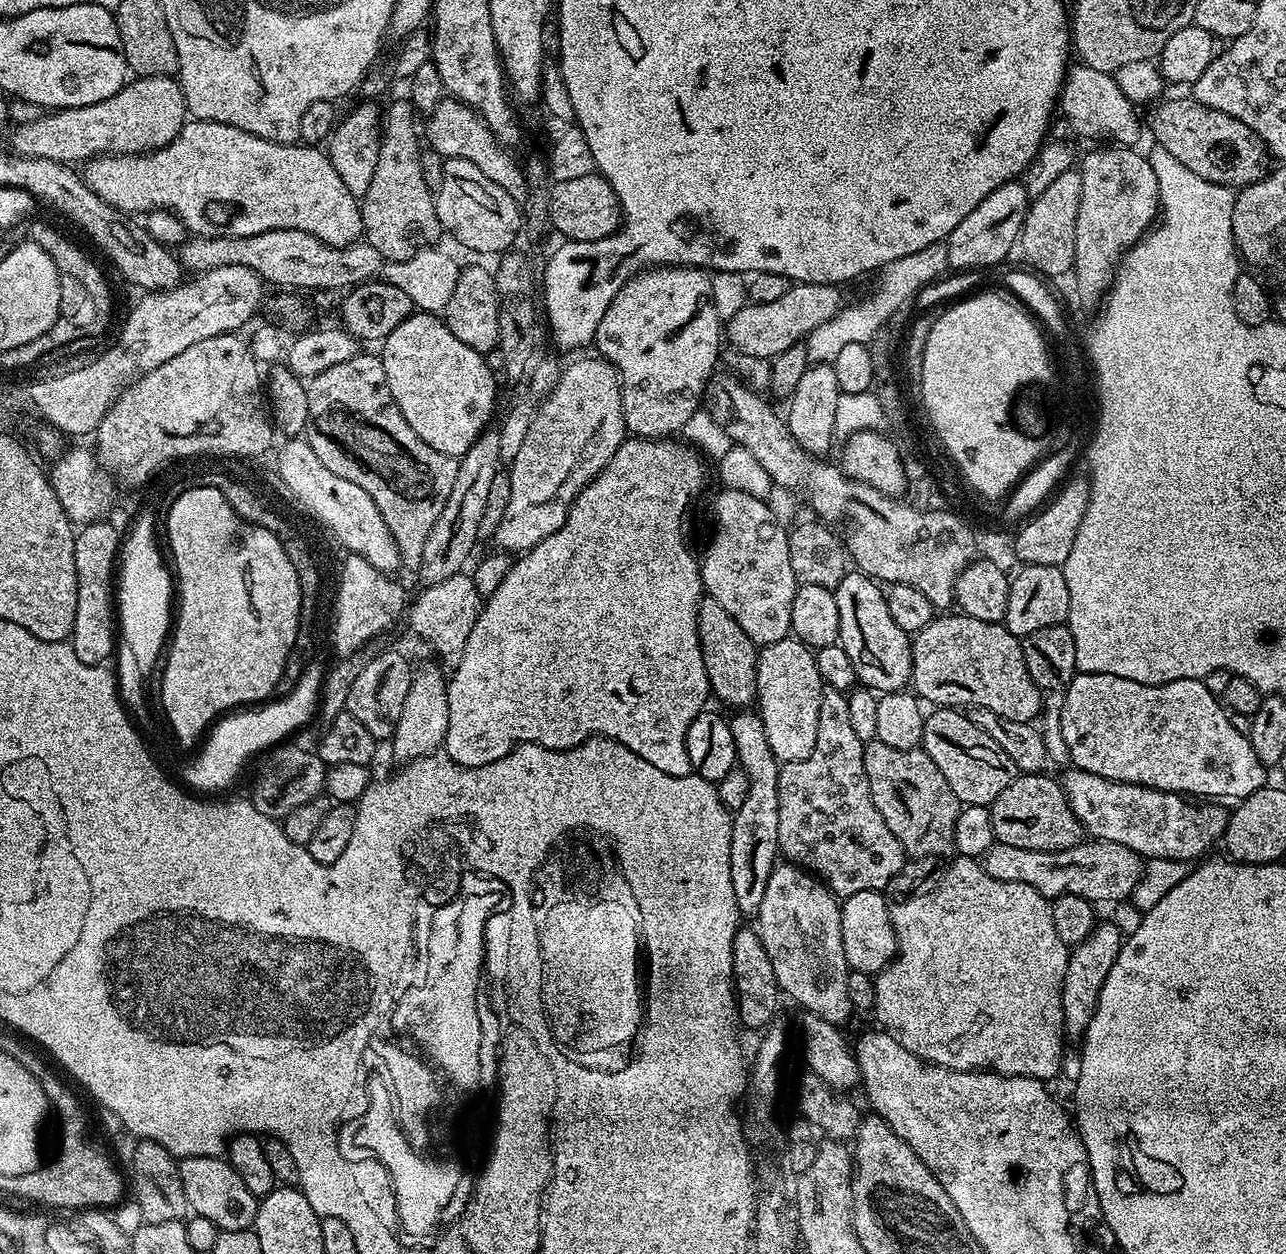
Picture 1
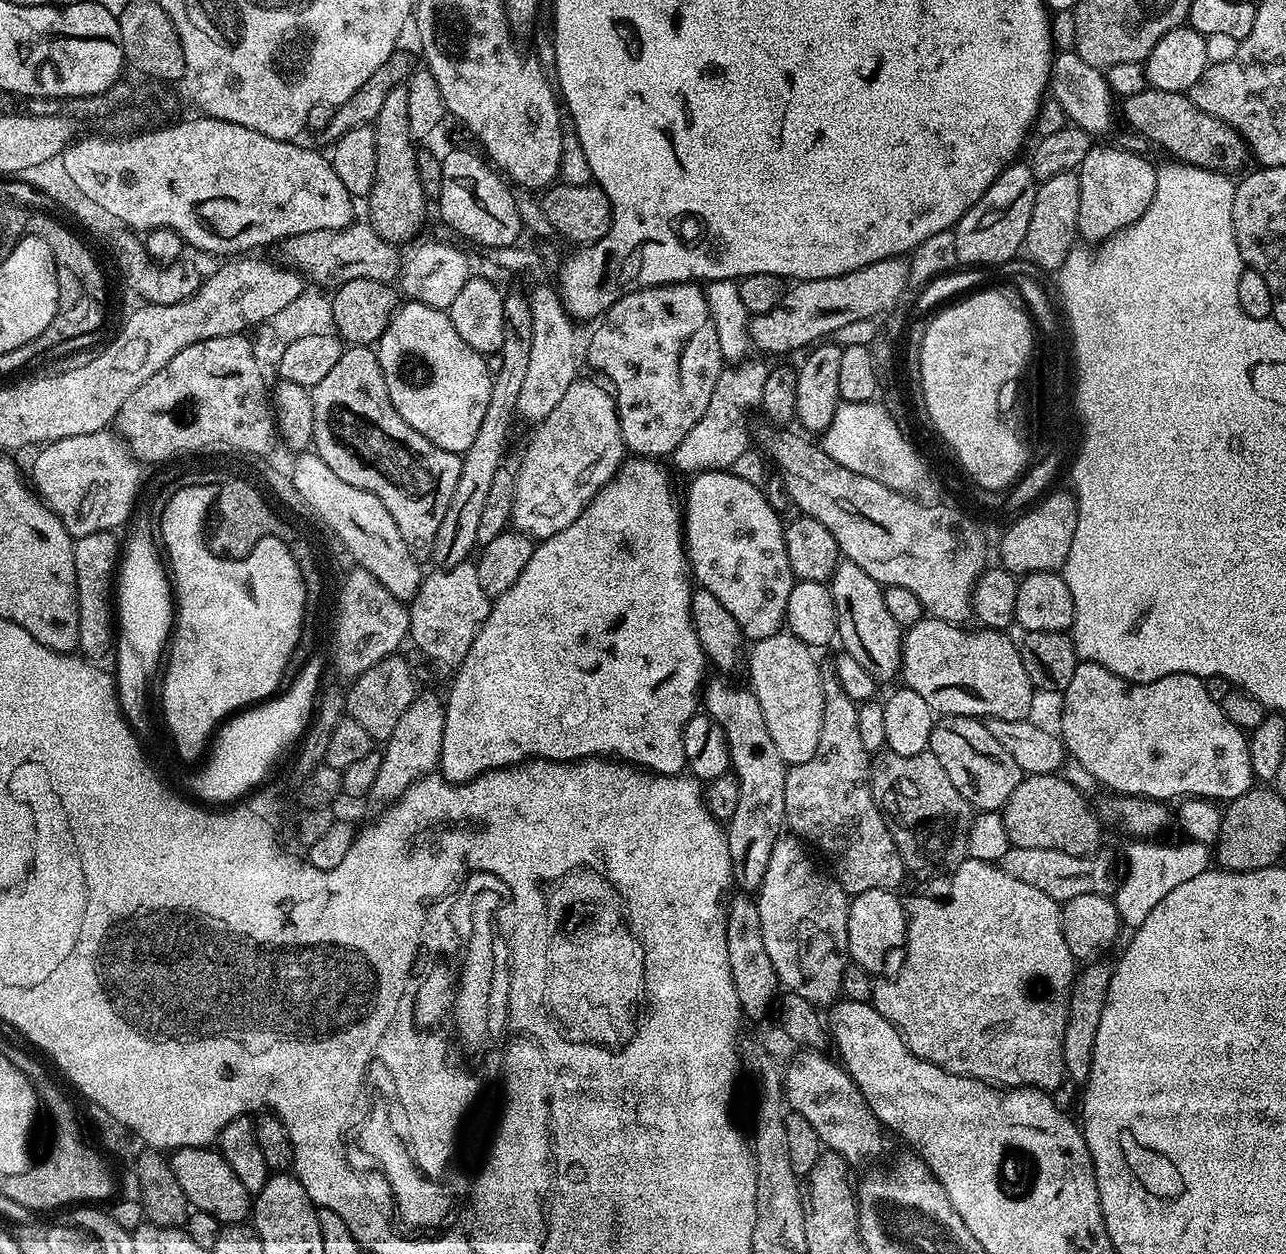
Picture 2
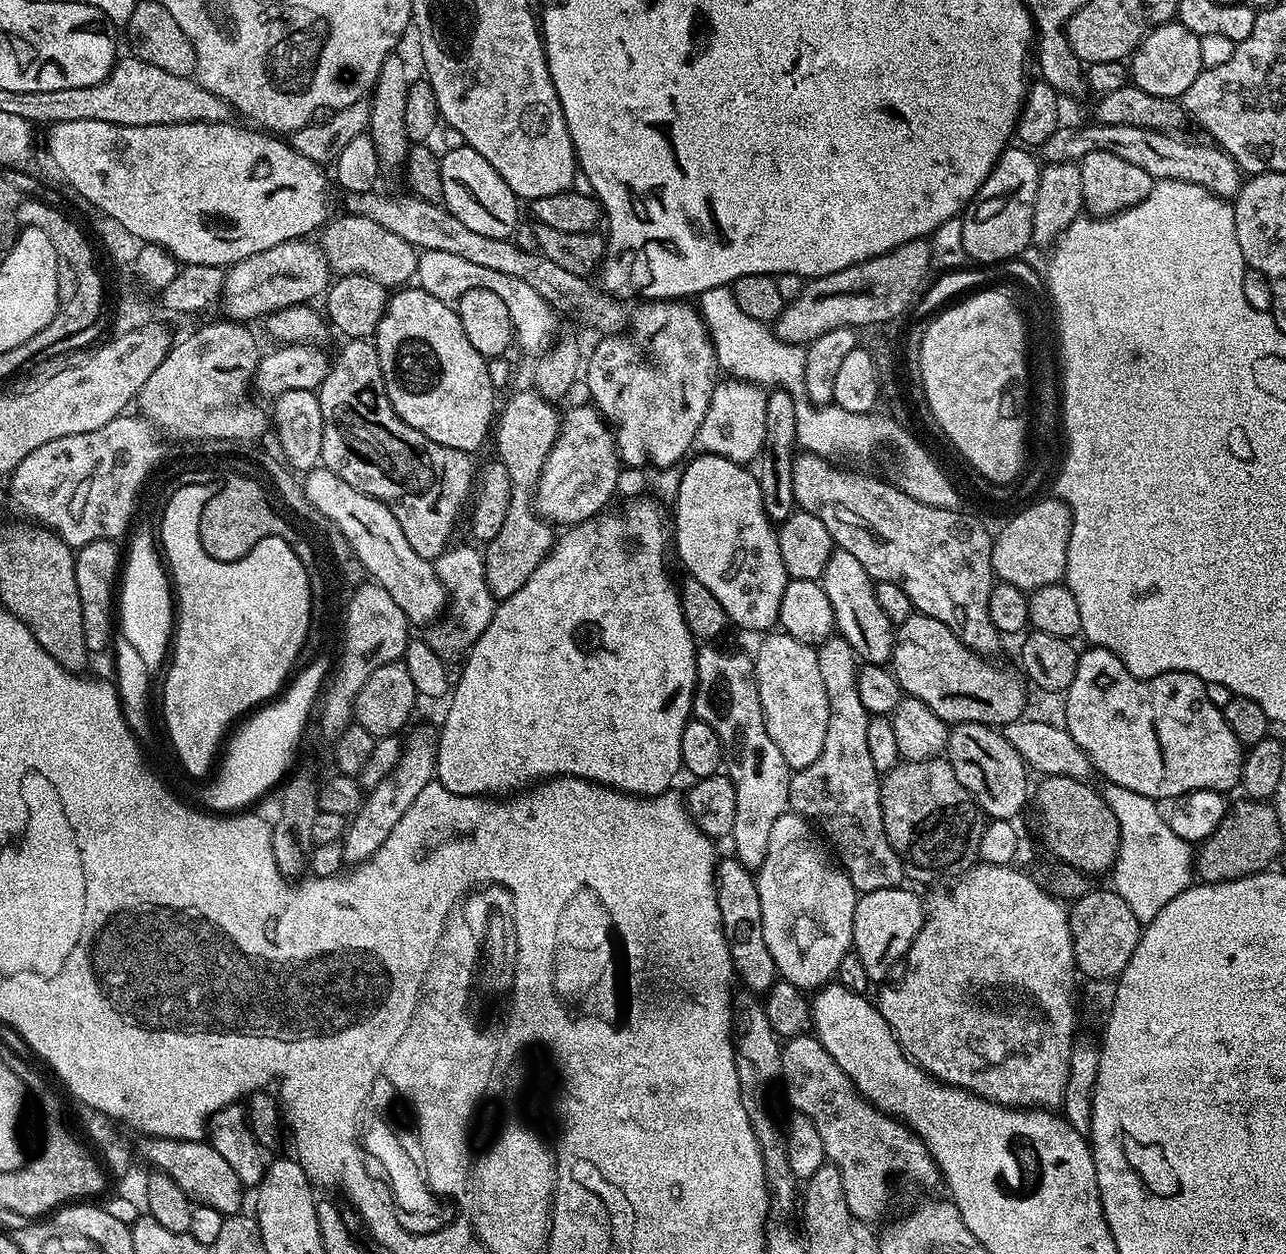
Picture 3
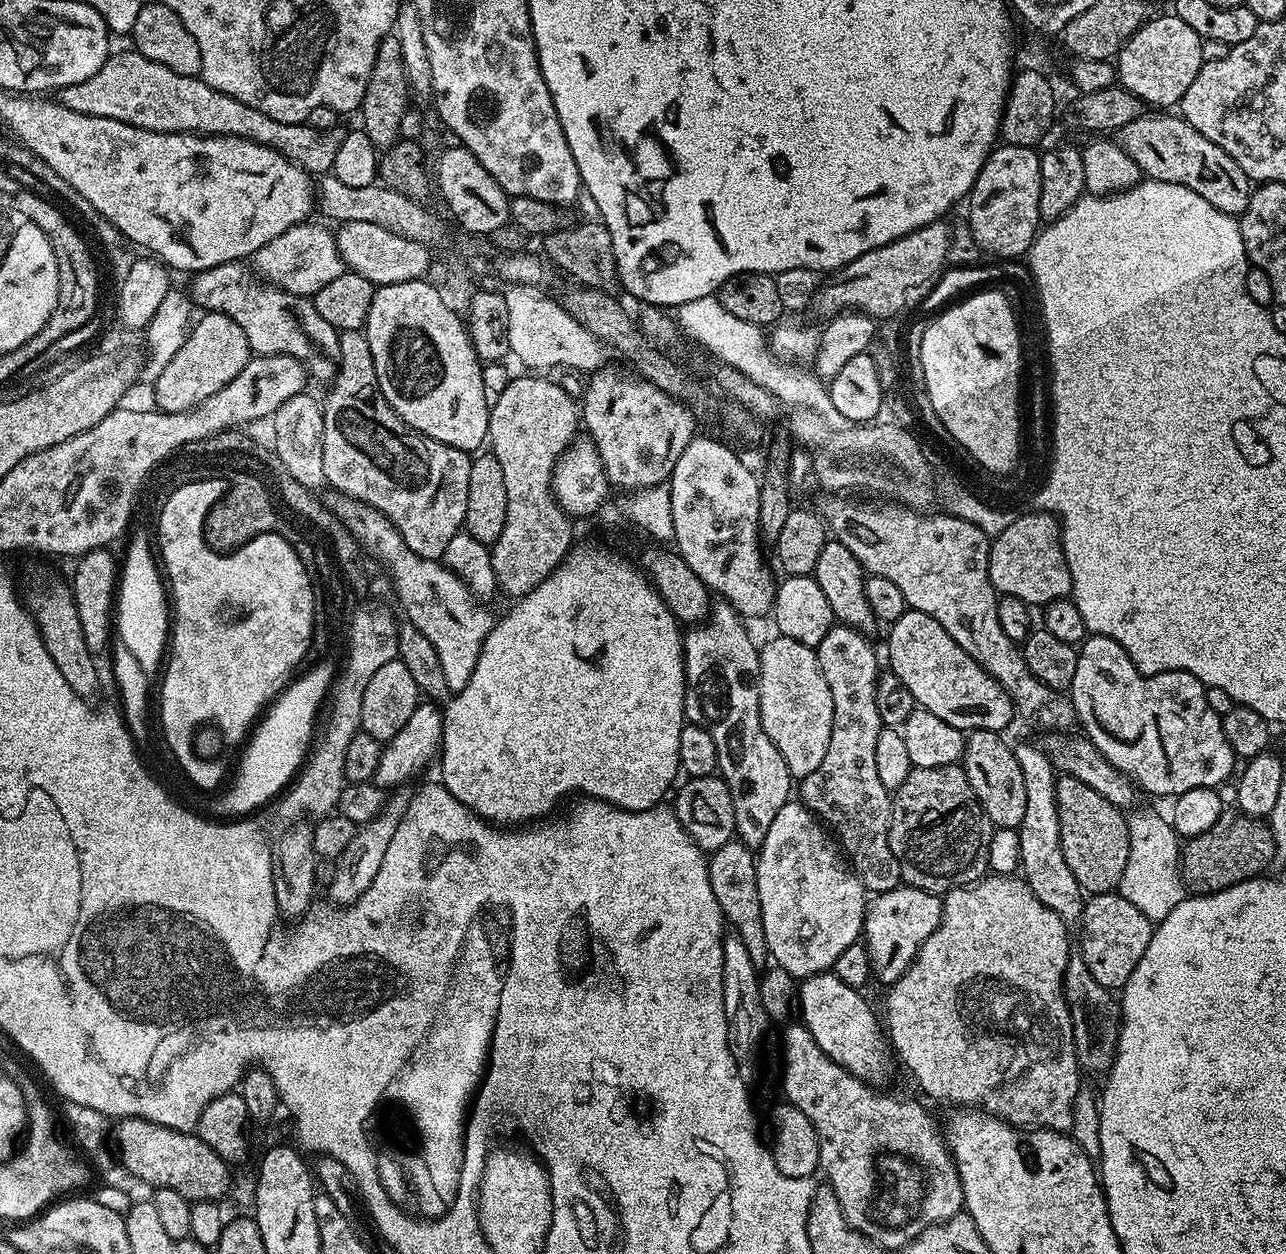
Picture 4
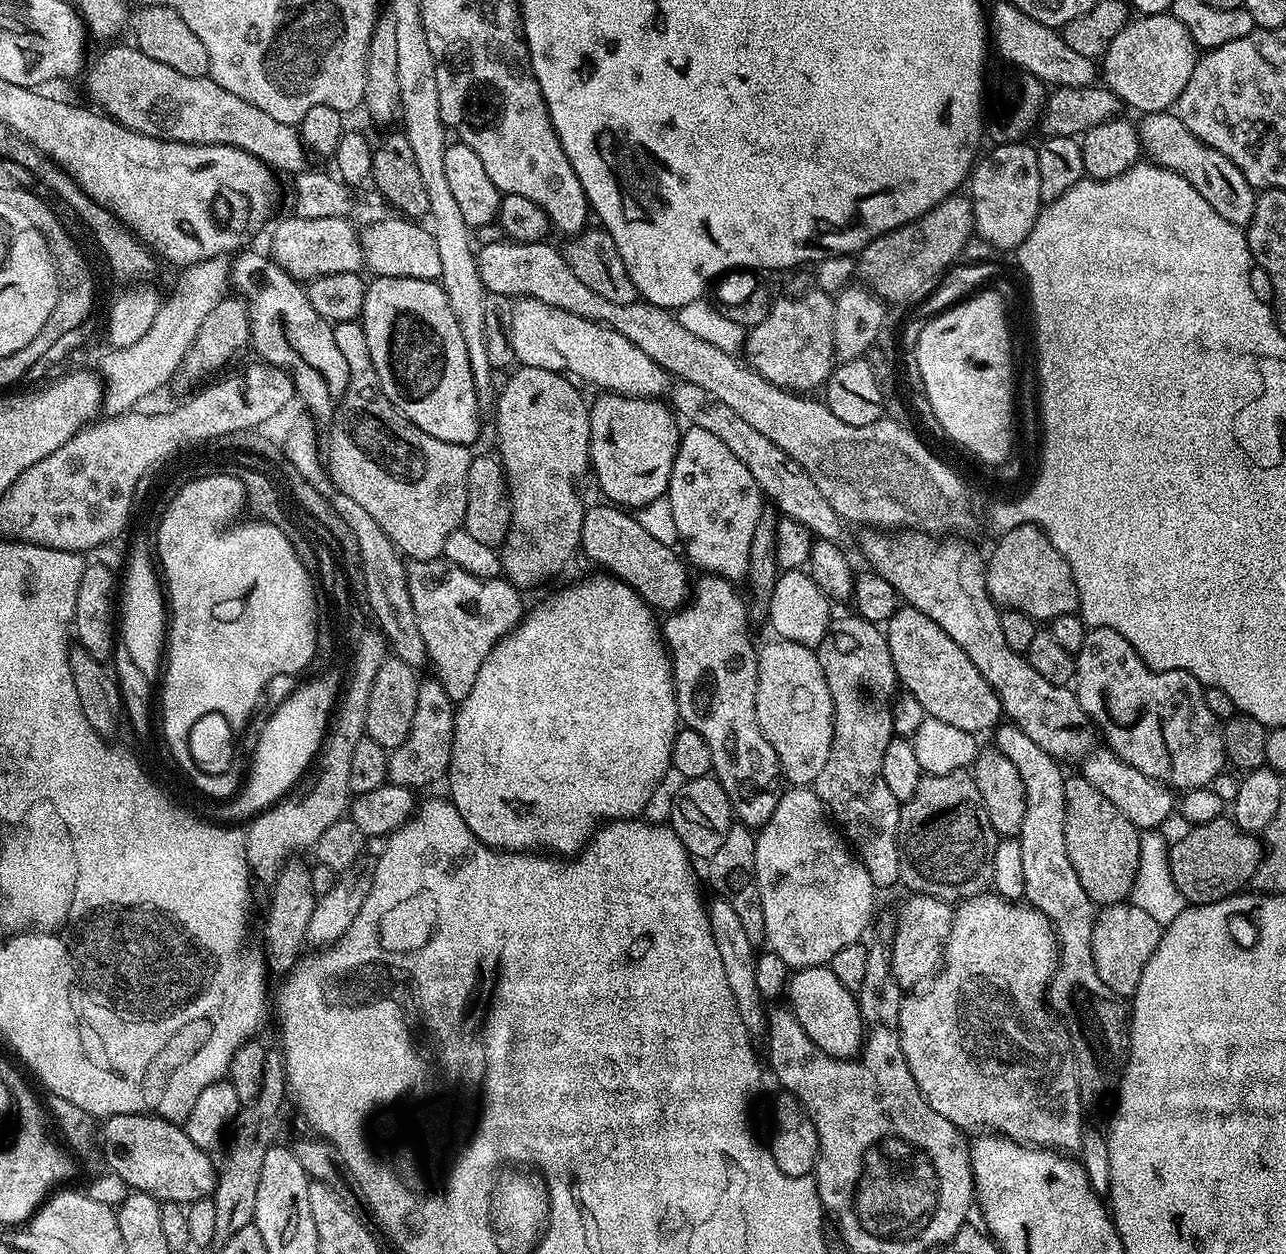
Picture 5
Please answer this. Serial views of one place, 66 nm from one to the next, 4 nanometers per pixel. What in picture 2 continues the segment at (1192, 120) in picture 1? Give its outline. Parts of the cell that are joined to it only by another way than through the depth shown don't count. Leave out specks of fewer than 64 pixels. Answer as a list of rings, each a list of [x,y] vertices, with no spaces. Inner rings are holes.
[[[1145,86],[1138,94],[1130,94],[1123,97],[1124,120],[1129,124],[1133,133],[1144,137],[1145,141],[1157,144],[1160,148],[1165,148],[1177,161],[1192,164],[1196,168],[1208,168],[1212,172],[1233,174],[1250,160],[1250,149],[1244,143],[1243,138],[1237,134],[1229,124],[1224,124],[1218,118],[1198,110],[1194,106],[1191,95],[1182,92],[1167,92],[1158,90],[1151,86]]]

